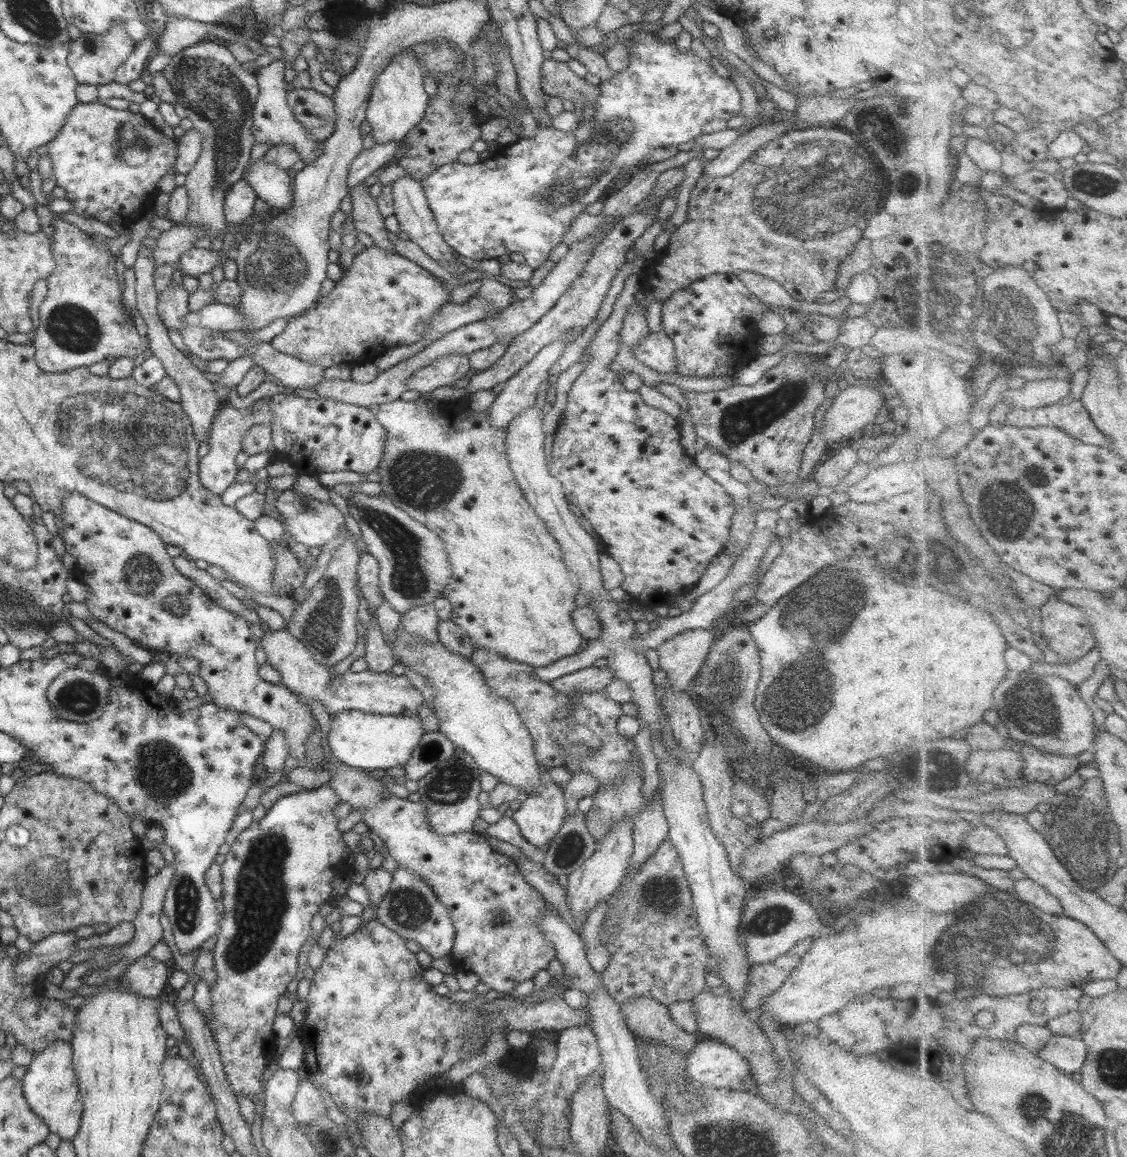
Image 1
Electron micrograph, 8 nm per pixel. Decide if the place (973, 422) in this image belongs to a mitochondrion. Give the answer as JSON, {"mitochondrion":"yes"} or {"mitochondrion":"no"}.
{"mitochondrion":"no"}

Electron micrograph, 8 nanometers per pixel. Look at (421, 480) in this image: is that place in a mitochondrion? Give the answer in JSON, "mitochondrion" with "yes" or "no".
{"mitochondrion":"yes"}

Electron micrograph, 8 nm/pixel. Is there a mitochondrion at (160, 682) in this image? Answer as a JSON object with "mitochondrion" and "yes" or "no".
{"mitochondrion":"no"}

